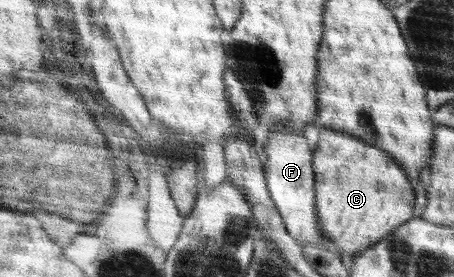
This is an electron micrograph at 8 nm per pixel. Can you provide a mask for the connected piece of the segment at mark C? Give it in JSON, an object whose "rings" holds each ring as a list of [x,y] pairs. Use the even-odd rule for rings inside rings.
{"rings":[[[323,128],[315,151],[316,214],[324,236],[340,257],[356,256],[389,236],[412,217],[416,195],[408,174],[386,150],[364,140]]]}

